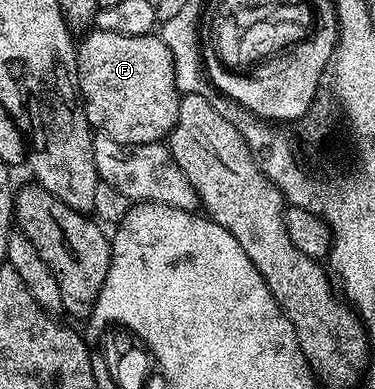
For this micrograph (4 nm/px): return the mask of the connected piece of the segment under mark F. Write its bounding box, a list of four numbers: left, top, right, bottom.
[75,31,181,144]

